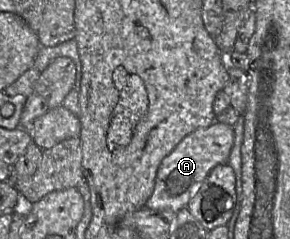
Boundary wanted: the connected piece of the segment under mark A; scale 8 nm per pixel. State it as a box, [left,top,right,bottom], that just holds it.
[145,121,233,213]

